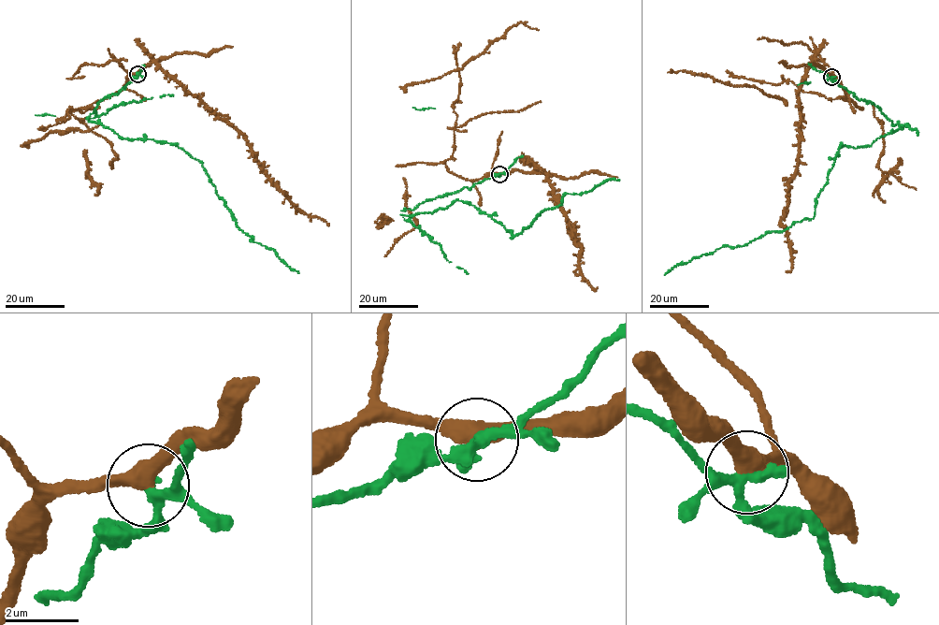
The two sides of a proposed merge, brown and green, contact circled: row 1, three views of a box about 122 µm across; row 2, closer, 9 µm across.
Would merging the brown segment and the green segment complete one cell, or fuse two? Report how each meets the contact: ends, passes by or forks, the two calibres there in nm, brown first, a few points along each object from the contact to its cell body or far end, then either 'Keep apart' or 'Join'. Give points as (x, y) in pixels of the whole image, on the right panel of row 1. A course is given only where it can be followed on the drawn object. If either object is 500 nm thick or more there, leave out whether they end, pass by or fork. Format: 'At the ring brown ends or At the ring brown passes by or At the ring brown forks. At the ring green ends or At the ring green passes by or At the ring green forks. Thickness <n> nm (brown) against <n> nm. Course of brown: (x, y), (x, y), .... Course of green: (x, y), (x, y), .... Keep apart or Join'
At the ring brown passes by. At the ring green passes by. Thickness 440 nm (brown) against 280 nm. Course of brown: (831, 77), (812, 63), (797, 95), (801, 109), (799, 160), (781, 222), (791, 253), (792, 268), (786, 272). Course of green: (831, 77), (877, 106), (898, 128), (870, 146), (838, 149), (812, 219), (701, 254), (665, 275). Keep apart

